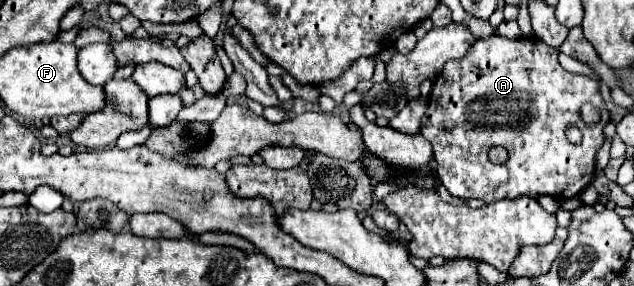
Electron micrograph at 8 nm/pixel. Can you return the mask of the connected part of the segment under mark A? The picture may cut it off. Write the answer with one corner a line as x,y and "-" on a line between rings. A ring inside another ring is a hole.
491,35
477,39
463,59
447,61
441,75
433,83
429,95
429,107
421,121
421,135
433,145
435,173
451,195
465,199
481,199
485,203
501,201
505,197
541,197
549,195
555,199
577,197
593,179
595,153
603,145
603,129
611,121
611,113
599,91
599,81
569,73
559,63
559,49
545,45
537,37
505,39
-
593,103
601,109
601,121
593,127
585,127
579,119
579,107
-
577,127
583,133
583,143
573,145
567,139
567,129
-
509,131
509,143
503,137
-
495,145
509,145
509,161
505,165
493,165
489,161
489,149

